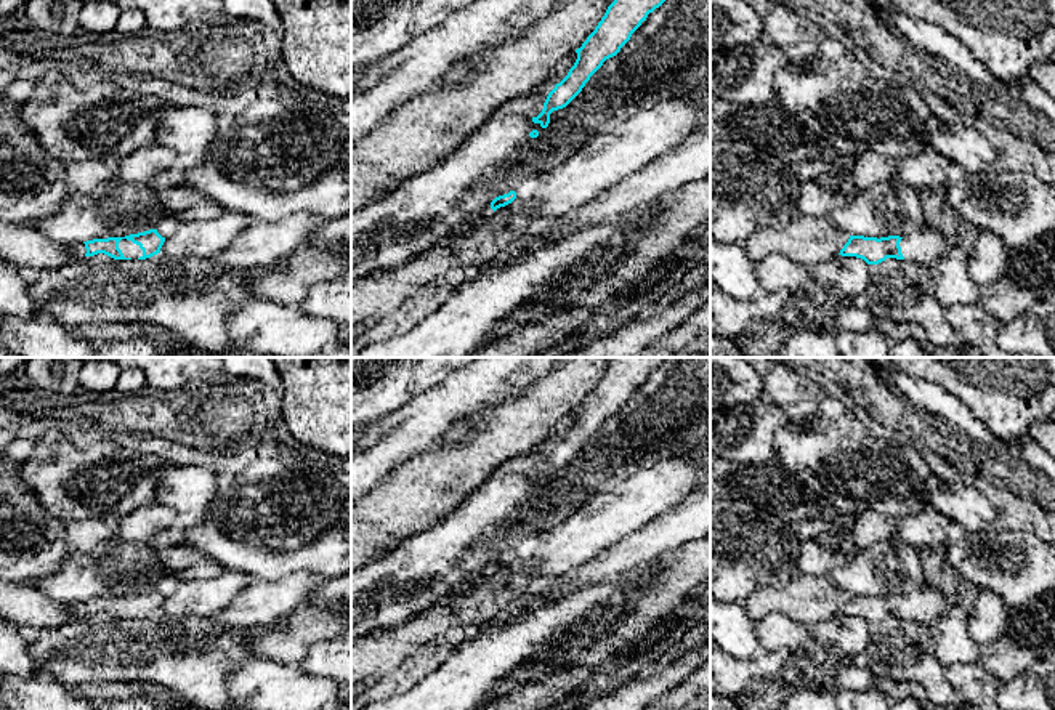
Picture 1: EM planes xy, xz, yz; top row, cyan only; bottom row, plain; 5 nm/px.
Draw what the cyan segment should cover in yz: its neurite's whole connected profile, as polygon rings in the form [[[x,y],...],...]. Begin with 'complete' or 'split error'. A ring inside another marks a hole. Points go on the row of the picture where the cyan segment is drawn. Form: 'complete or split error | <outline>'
split error | [[[925,226],[911,236],[888,236],[888,237],[864,237],[850,236],[839,255],[856,256],[867,264],[879,264],[887,258],[914,261],[928,268],[935,260],[956,252],[944,236]]]

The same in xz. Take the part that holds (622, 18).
complete | [[[614,0],[595,30],[587,37],[582,46],[576,50],[577,59],[574,66],[548,93],[542,112],[532,117],[532,122],[547,128],[550,114],[566,107],[603,63],[616,56],[641,22],[646,21],[648,14],[664,2],[665,0]]]

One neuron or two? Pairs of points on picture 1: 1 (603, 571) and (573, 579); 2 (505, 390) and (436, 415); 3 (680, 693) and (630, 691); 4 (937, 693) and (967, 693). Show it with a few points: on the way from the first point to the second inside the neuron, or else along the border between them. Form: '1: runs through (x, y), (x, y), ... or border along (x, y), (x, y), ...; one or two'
1: runs through (595, 571), (581, 577); one
2: runs through (488, 390), (468, 390), (454, 398); one
3: border along (693, 670), (664, 693); two
4: border along (943, 667), (943, 675), (956, 693); two

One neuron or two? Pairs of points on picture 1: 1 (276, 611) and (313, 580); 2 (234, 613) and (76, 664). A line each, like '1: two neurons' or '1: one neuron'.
1: one neuron
2: two neurons

